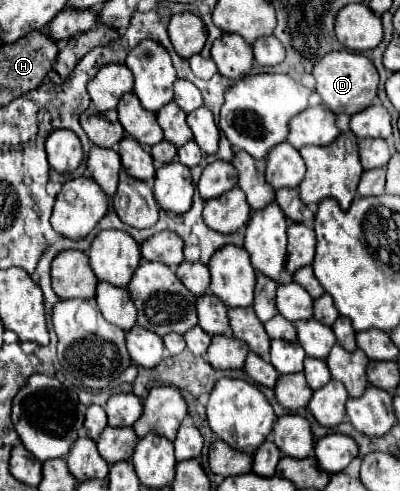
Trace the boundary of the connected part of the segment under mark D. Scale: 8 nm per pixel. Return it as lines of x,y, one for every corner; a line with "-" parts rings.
350,51
326,53
314,65
314,77
316,77
316,93
322,97
324,105
336,115
338,113
354,115
370,107
378,91
378,71
372,65
372,61
360,53
350,53

